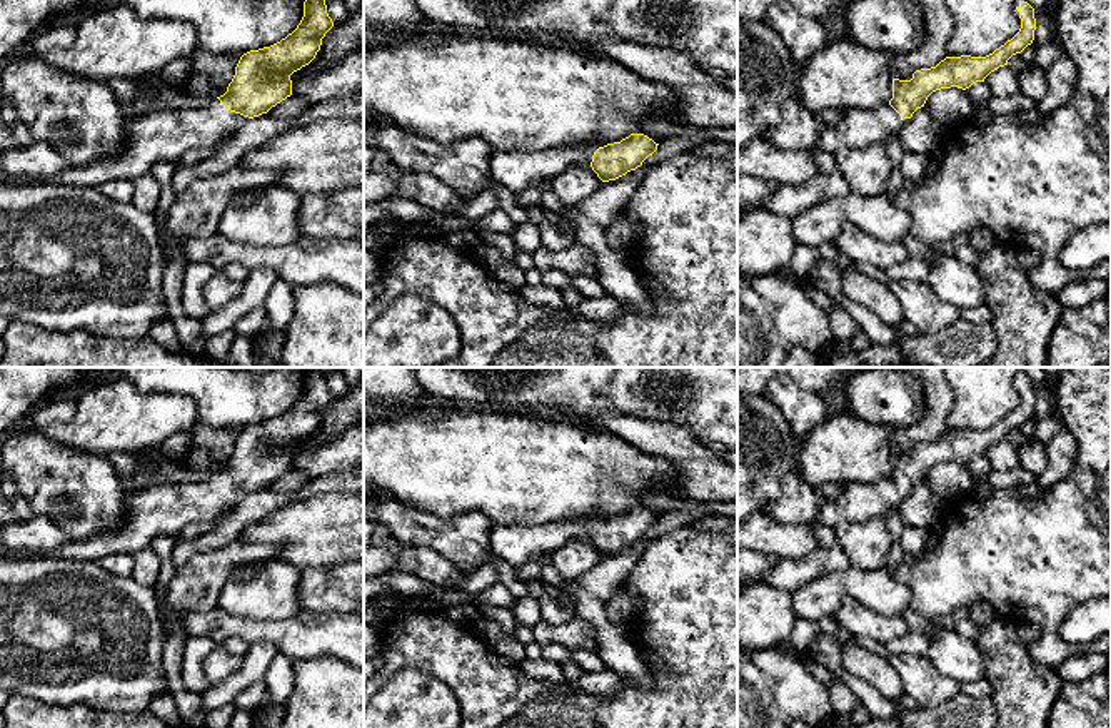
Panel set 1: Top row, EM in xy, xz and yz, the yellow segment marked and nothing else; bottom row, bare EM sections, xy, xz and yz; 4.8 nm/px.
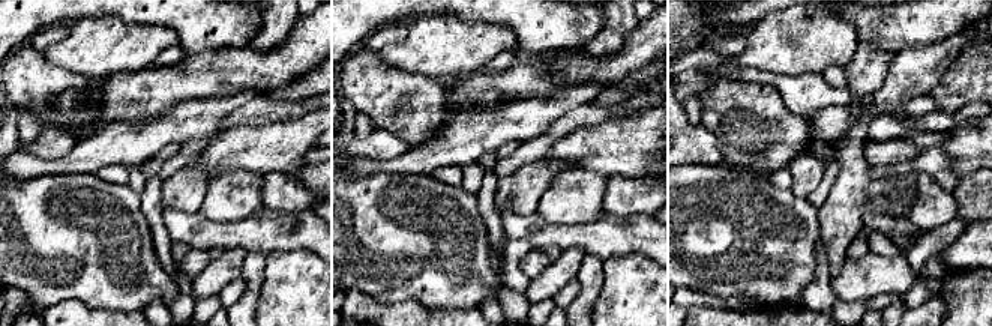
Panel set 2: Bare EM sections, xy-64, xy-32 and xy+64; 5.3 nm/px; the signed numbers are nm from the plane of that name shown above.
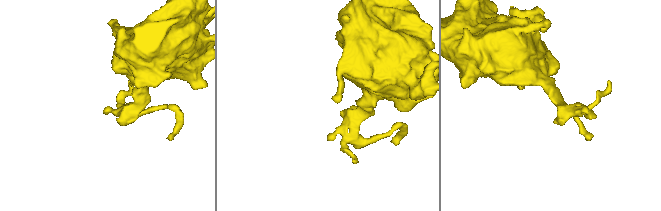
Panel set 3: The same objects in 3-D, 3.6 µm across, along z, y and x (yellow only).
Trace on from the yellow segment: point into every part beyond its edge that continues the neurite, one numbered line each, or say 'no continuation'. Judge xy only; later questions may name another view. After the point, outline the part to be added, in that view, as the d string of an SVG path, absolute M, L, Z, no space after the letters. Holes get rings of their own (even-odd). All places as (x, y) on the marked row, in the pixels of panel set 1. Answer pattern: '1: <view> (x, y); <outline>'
1: xy (167, 134); M217 97L200 109L162 109L128 120L123 150L88 165L63 169L50 177L18 177L30 184L47 180L52 184L97 187L108 180L135 179L148 174L160 160L178 160L194 149L219 147L230 139L249 117L230 112Z

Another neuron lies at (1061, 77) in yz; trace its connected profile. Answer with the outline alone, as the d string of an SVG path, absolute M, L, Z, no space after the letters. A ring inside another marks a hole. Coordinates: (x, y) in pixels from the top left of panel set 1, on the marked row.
M1064 53L1046 72L1048 92L1036 105L1039 117L1049 117L1053 112L1066 105L1076 88L1076 65Z

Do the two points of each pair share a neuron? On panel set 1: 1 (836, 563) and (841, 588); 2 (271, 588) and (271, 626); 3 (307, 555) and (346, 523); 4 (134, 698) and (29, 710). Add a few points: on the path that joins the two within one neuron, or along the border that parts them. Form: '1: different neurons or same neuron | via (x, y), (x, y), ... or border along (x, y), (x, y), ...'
1: different neurons | border along (851, 565), (844, 570), (819, 575), (801, 586)
2: different neurons | border along (302, 608), (284, 618), (232, 616)
3: same neuron | via (317, 545), (336, 528)
4: different neurons | border along (44, 702), (87, 705), (97, 710)

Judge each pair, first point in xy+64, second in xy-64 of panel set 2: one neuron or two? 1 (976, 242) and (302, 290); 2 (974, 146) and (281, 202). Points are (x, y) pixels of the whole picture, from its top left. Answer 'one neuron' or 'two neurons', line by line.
1: two neurons
2: two neurons

